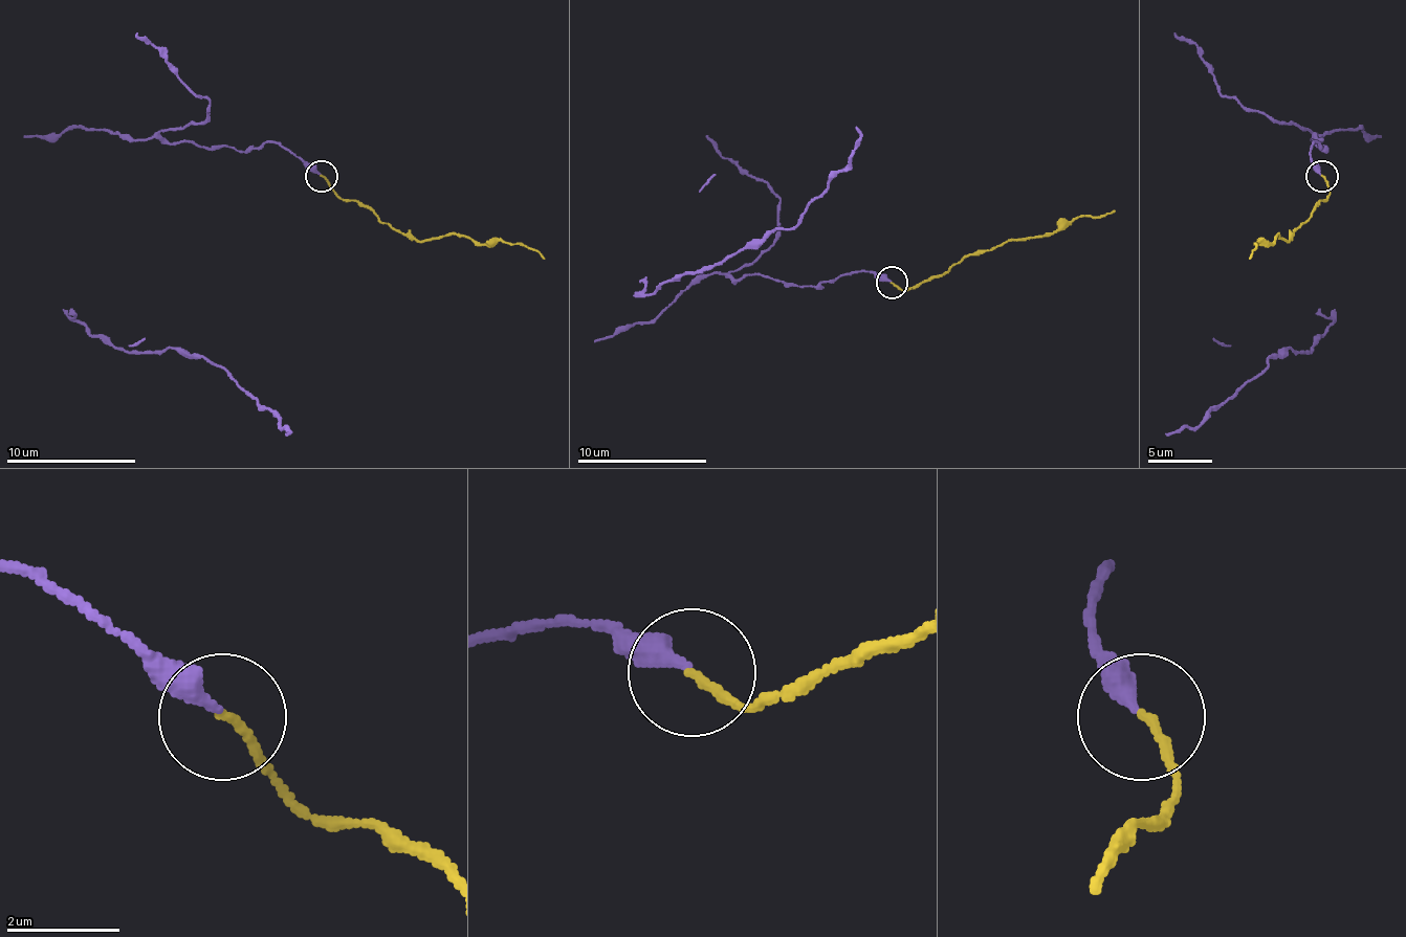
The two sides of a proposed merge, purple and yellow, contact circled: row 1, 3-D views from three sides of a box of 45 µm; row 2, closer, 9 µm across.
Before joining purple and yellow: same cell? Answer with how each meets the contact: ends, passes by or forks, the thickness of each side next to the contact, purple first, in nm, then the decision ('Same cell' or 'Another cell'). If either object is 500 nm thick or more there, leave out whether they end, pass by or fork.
At the ring purple ends. At the ring yellow ends. Thickness 320 nm (purple) against 150 nm. Same cell

